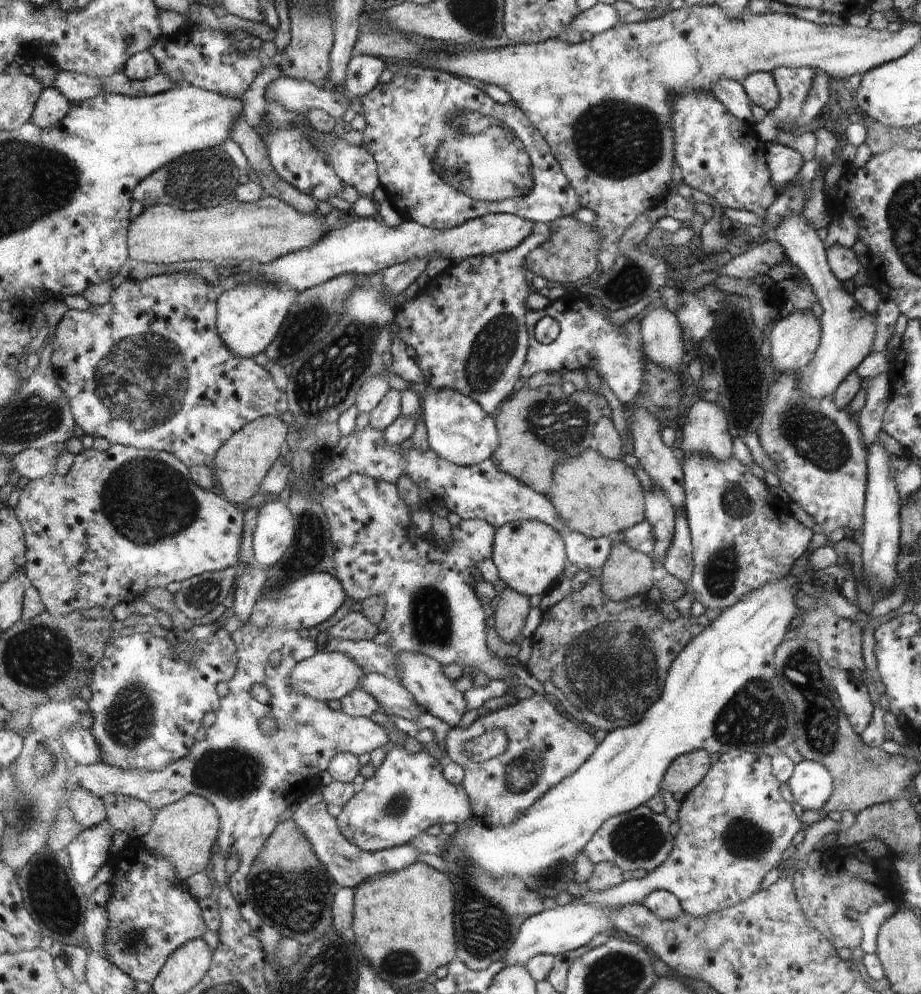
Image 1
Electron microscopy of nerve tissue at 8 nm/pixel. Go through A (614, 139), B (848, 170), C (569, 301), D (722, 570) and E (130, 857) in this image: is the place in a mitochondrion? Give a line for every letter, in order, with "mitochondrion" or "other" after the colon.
A: mitochondrion
B: other
C: other
D: mitochondrion
E: other

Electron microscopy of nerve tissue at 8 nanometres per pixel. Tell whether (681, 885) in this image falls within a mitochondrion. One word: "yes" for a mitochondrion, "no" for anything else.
no

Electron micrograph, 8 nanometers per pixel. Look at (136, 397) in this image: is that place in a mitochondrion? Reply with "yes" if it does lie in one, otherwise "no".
yes

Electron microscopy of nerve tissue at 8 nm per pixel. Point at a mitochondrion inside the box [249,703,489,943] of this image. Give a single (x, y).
(398, 806)

